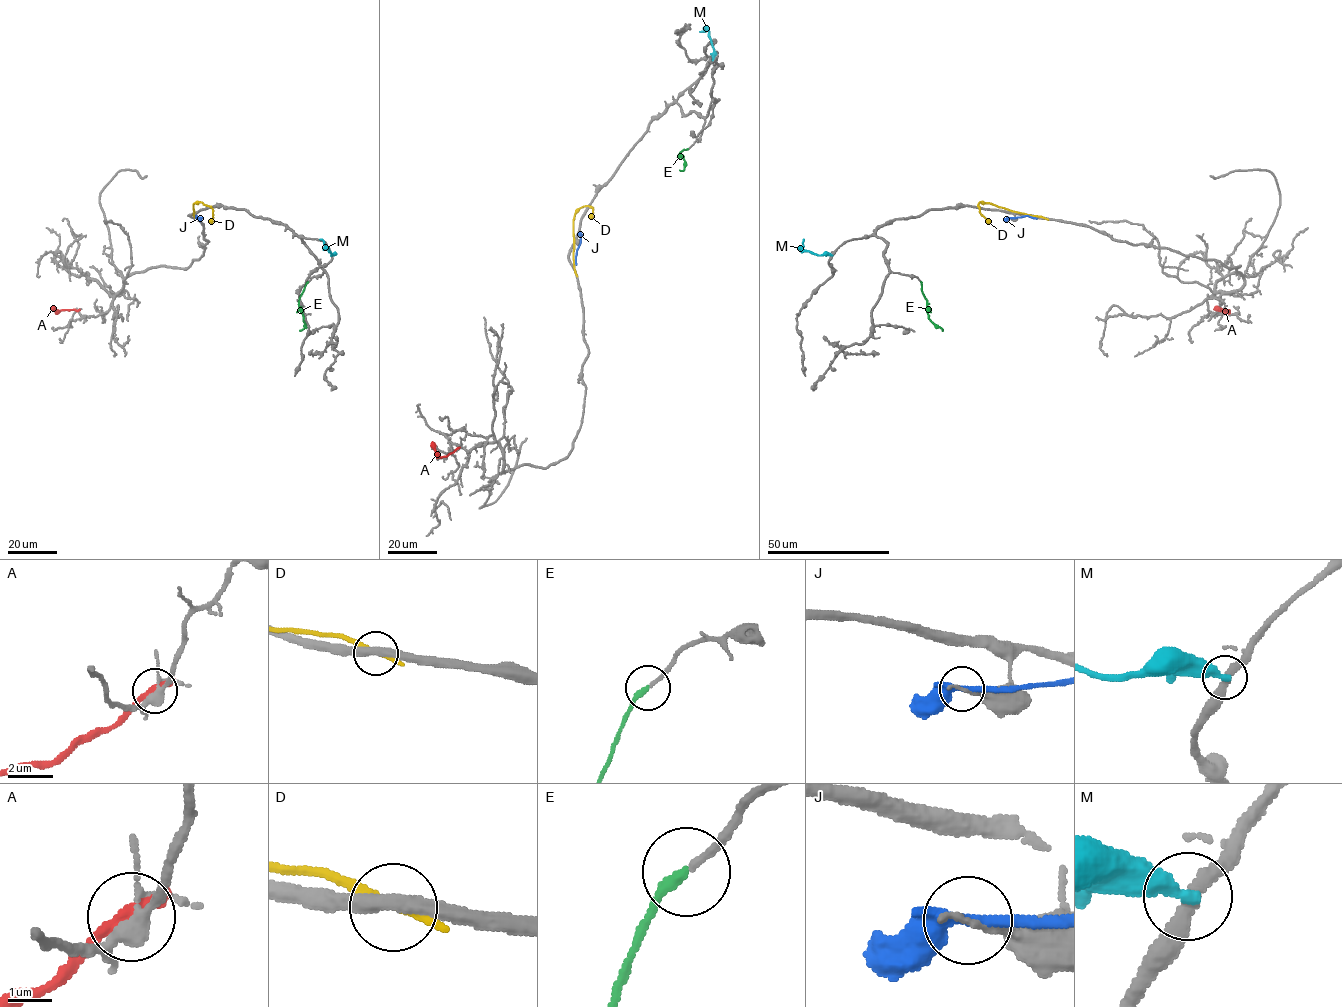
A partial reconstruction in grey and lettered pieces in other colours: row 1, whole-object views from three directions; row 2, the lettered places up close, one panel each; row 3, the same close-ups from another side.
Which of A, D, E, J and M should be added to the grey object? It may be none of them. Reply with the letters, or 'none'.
E

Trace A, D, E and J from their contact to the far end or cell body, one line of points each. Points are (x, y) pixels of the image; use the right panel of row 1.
A: (1220, 310), (1229, 310), (1214, 308)
D: (1045, 218), (980, 202), (980, 212), (990, 222)
E: (920, 281), (928, 318), (942, 330)
J: (1009, 218), (1026, 215), (1037, 218)

